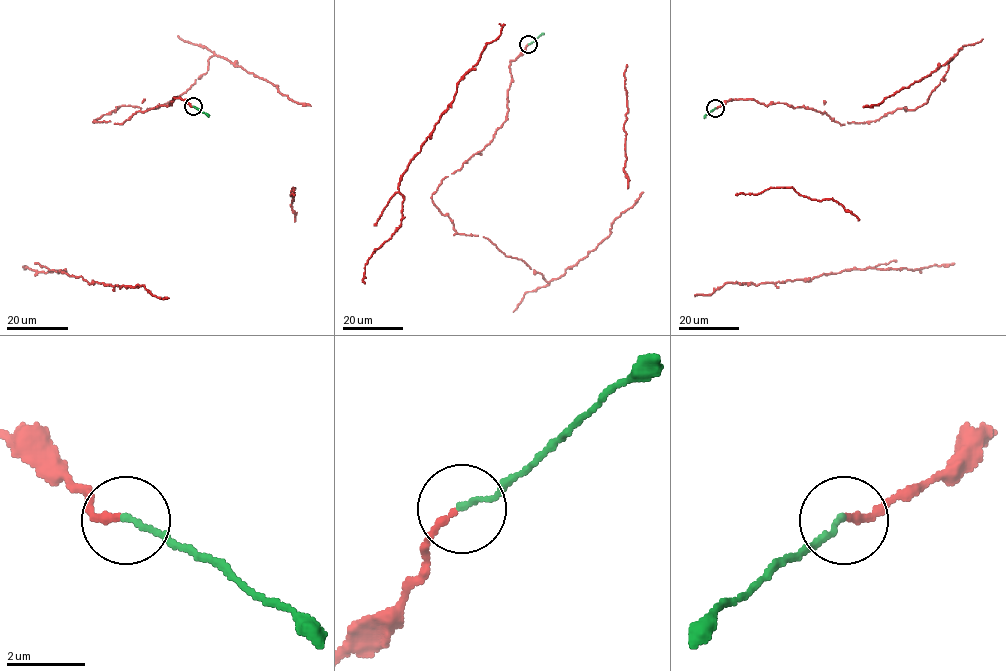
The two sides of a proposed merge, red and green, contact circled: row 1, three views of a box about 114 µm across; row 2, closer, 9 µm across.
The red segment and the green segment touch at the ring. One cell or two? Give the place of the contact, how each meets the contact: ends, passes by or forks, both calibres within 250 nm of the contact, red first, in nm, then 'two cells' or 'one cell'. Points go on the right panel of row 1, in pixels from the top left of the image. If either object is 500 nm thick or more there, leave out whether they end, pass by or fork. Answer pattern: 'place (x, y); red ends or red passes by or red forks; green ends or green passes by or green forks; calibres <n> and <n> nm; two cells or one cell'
place (715, 108); red ends; green ends; calibres 180 and 140 nm; one cell

